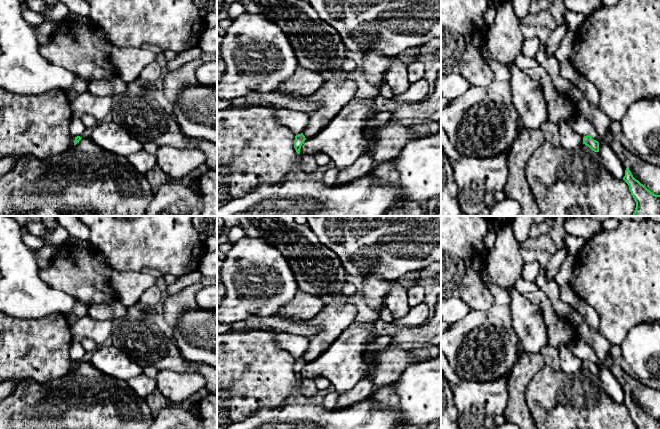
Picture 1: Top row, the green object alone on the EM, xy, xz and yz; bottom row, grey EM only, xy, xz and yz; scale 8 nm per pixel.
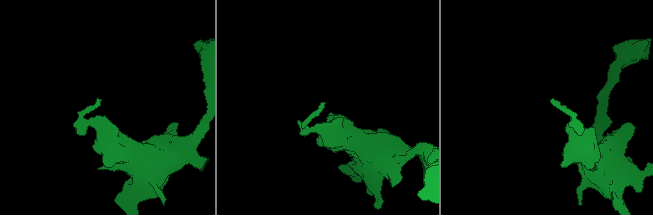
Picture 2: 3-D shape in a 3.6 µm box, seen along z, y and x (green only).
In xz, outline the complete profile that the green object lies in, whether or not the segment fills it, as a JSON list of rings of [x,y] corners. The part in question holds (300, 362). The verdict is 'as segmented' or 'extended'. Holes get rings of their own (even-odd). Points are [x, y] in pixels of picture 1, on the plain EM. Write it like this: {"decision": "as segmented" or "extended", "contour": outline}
{"decision": "as segmented", "contour": [[[303,357],[298,358],[295,360],[295,364],[294,364],[294,372],[296,374],[296,376],[298,378],[300,378],[300,373],[302,368],[304,367],[304,365],[306,364],[305,360],[303,359]]]}

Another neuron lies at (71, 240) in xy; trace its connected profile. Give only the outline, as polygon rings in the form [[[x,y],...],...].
[[[69,237],[66,240],[66,242],[69,244],[73,244],[73,245],[80,247],[80,248],[85,248],[90,245],[88,240],[80,240],[80,239],[74,238],[74,237]]]

